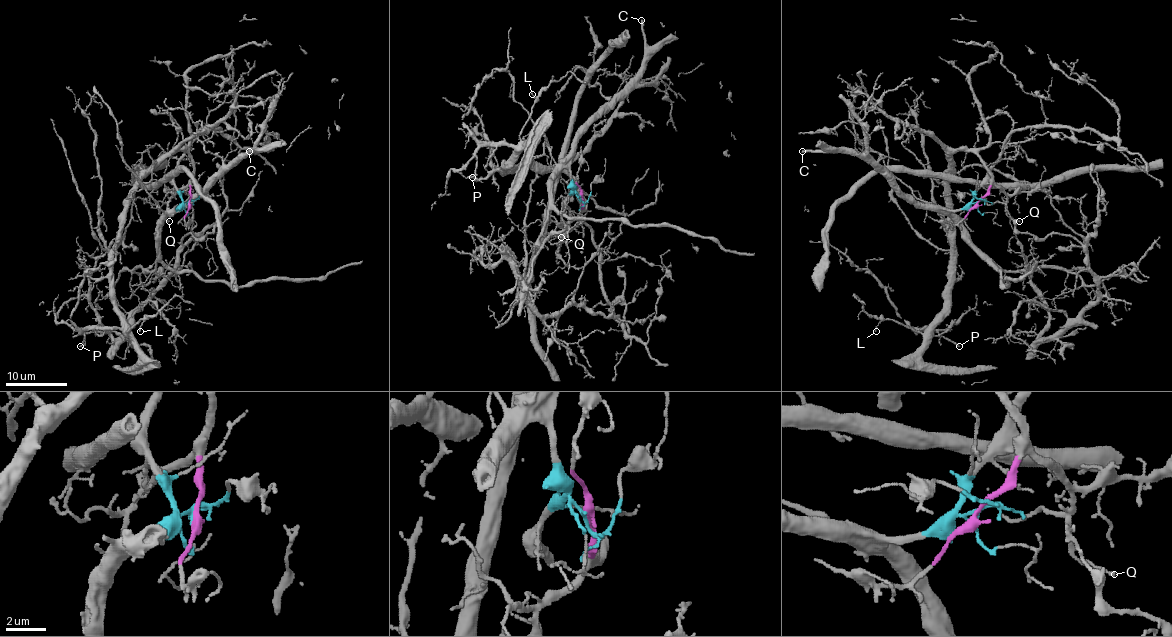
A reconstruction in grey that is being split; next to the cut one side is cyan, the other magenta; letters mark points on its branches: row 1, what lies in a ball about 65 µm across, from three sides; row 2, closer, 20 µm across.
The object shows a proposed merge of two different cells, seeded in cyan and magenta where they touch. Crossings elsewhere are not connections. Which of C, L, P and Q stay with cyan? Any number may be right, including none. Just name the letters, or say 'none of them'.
C

